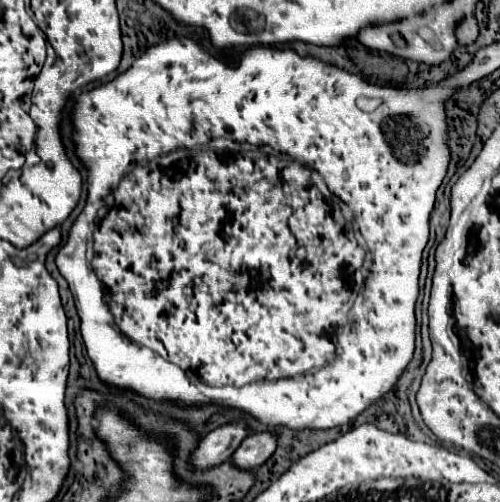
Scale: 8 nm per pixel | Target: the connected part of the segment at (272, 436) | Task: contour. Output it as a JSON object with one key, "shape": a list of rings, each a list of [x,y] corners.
{"shape":[[[261,431],[243,439],[239,449],[233,453],[233,463],[241,469],[255,469],[265,463],[277,449],[277,433]]]}

